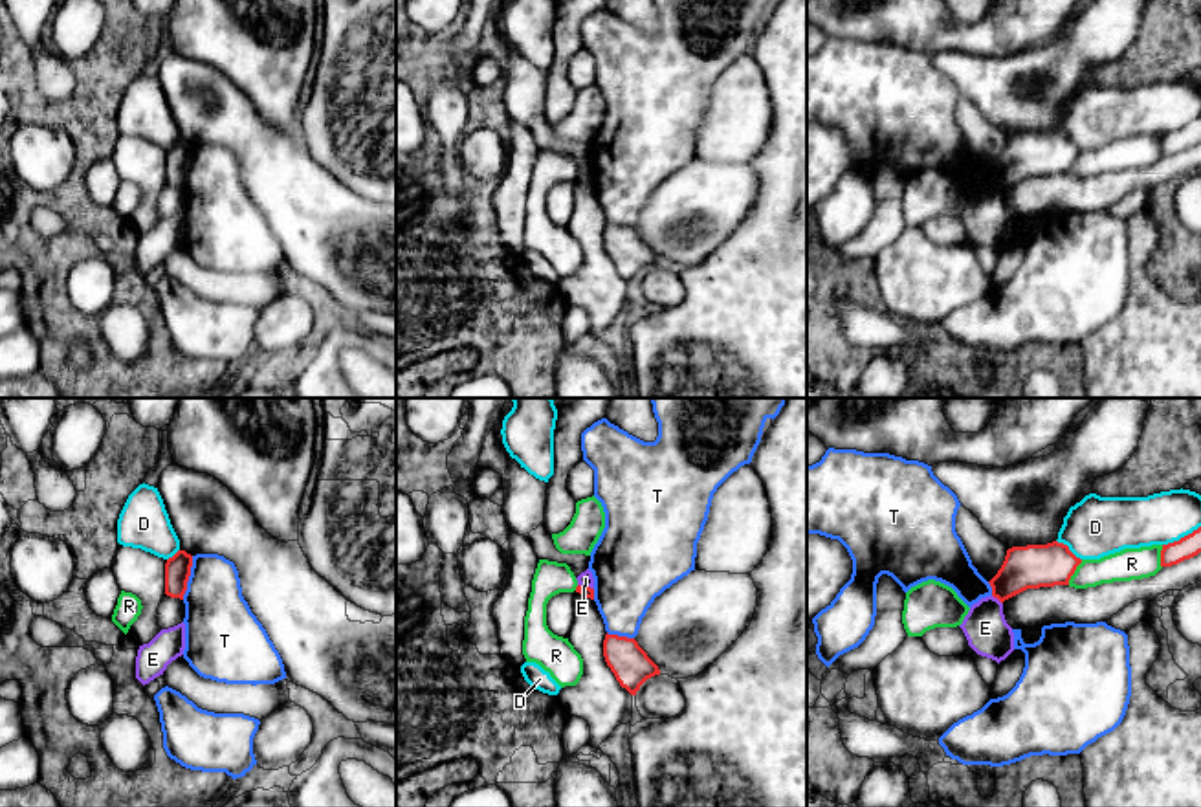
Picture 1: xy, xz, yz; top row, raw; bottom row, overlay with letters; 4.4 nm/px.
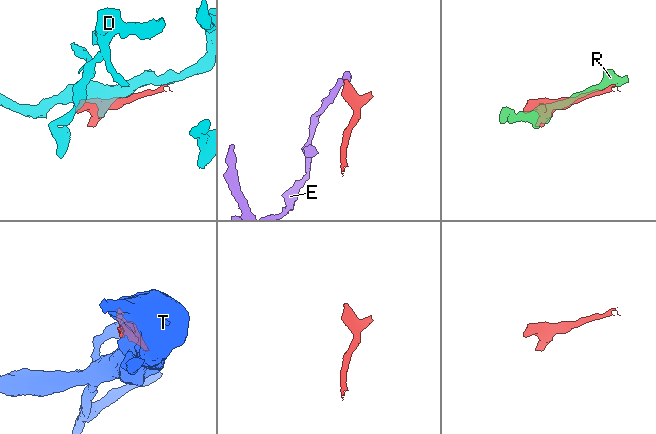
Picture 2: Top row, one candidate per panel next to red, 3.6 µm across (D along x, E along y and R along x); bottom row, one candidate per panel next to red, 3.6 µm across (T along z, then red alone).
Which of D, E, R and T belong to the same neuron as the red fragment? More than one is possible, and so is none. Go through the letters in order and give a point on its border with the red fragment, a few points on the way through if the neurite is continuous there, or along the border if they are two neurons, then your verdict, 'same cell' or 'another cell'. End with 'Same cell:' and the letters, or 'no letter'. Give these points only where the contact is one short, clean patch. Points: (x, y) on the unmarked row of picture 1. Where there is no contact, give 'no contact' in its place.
D: contact yz (1181, 127); another cell
E: contact yz (998, 187); border yz (992, 184), (1002, 193); another cell
R: contact yz (1073, 162); another cell
T: contact xy (187, 167); another cell
Same cell: no letter

